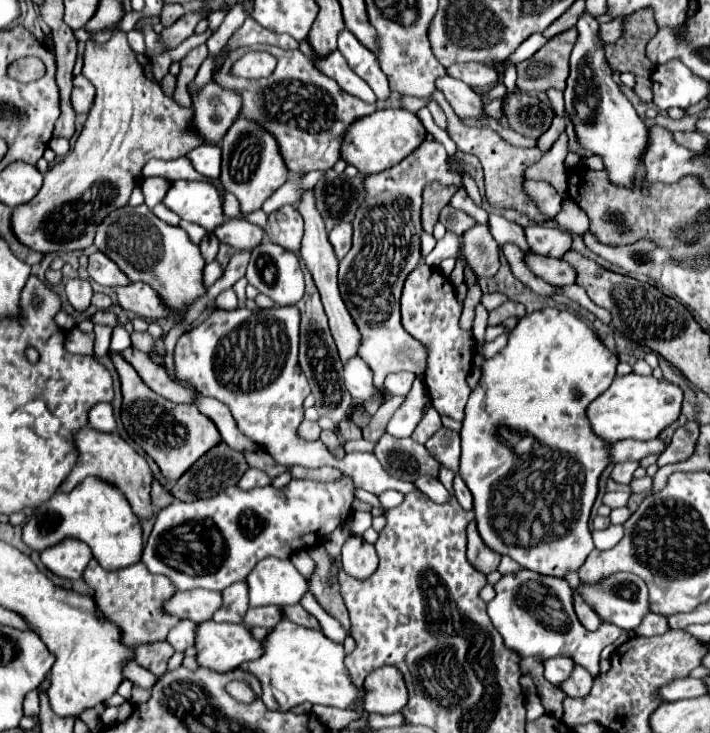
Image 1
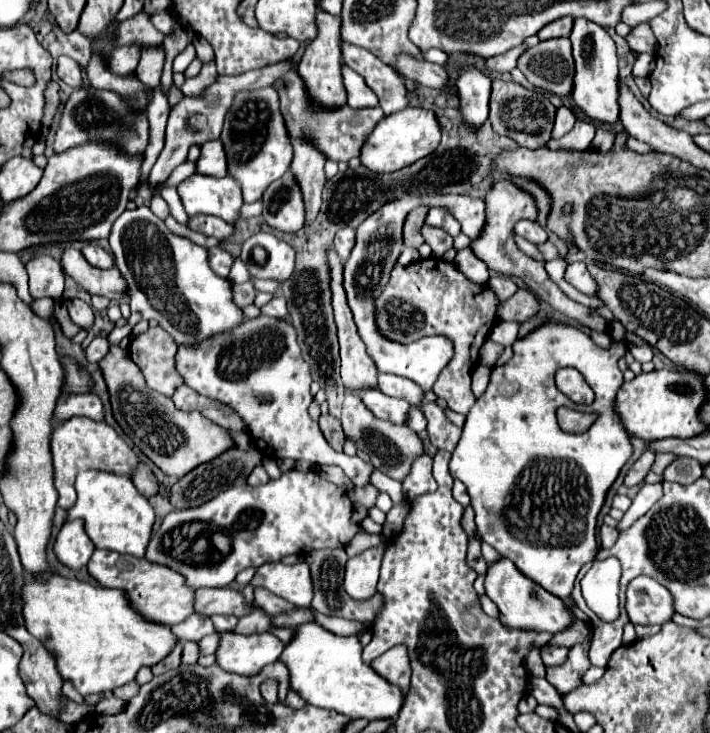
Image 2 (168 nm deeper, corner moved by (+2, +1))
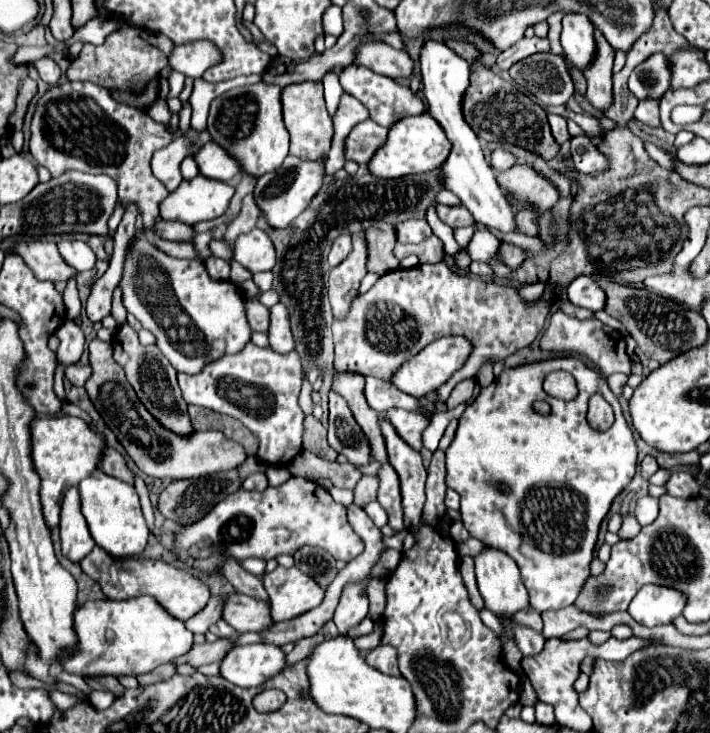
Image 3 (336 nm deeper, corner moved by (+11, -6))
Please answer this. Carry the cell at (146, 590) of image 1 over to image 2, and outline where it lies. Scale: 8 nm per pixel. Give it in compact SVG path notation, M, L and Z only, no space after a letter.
M95 549L87 563L87 571L103 587L125 591L131 607L137 609L137 613L141 613L141 617L145 617L147 621L157 621L161 625L173 627L193 613L193 589L187 587L185 579L169 567L149 563L147 559L135 559L129 555Z

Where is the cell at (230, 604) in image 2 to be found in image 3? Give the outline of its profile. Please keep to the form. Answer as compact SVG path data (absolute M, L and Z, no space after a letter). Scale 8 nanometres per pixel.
M244 594L230 596L224 608L224 620L236 628L236 632L262 632L274 624L270 604Z

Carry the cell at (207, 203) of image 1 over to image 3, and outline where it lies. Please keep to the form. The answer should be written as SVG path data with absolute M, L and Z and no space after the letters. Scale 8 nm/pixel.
M196 176L192 180L182 180L176 192L160 202L160 218L178 220L188 226L196 222L214 220L228 210L234 196L234 186L220 180L208 180L206 176Z

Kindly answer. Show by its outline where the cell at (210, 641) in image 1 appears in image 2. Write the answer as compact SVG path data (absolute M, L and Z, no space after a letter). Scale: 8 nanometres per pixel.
M223 631L217 647L217 665L229 673L237 675L255 675L267 663L279 659L283 643L271 633L259 635L239 635L233 631Z

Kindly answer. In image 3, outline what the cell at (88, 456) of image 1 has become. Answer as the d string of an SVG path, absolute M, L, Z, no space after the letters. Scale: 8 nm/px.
M44 416L30 424L30 444L32 444L32 464L40 476L40 500L42 514L48 530L56 528L60 522L62 496L70 486L76 486L82 478L90 476L100 462L100 452L106 446L104 436L90 430L82 418L72 416Z

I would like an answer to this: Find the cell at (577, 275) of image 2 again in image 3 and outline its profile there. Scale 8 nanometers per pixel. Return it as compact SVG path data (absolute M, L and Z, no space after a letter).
M578 276L566 290L568 294L568 300L574 304L574 306L582 306L582 308L588 308L592 312L598 312L598 310L604 310L604 304L606 304L606 294L604 290L596 284L594 278L590 276Z

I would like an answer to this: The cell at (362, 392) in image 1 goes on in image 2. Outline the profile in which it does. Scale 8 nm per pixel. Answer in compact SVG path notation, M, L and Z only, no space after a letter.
M377 387L373 389L357 389L355 395L359 395L359 399L365 403L365 407L379 419L383 421L391 421L397 425L405 423L405 413L409 409L409 403L403 399L393 399L383 395Z

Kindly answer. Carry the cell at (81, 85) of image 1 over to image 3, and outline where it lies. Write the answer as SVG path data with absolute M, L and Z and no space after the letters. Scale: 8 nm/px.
M40 58L40 60L32 60L32 62L28 62L26 66L34 66L34 68L38 70L38 76L40 76L44 82L48 82L50 86L58 84L58 80L60 80L60 76L62 76L60 66L58 66L58 64L56 64L52 58Z

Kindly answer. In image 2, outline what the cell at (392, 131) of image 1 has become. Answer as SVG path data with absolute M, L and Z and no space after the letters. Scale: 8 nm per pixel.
M405 107L403 111L385 115L375 125L373 133L369 135L369 141L365 141L365 145L361 147L361 165L379 173L397 171L433 153L439 145L439 139L441 139L441 131L433 111L419 109L419 107Z

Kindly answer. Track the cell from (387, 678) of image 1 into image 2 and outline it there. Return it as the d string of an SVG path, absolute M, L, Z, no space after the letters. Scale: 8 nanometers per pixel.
M397 645L377 657L377 661L371 661L371 669L385 677L391 685L397 685L399 689L409 691L409 679L411 679L411 667L409 667L409 655L403 645Z

